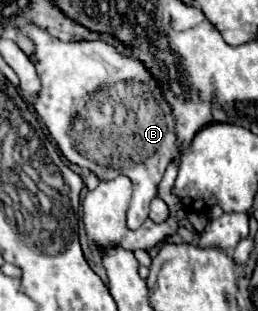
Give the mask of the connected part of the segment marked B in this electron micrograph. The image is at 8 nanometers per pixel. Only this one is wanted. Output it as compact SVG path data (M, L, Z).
M36 25L28 27L28 37L34 43L34 61L36 61L34 67L40 79L40 91L36 93L34 99L36 113L42 117L52 139L58 143L62 155L70 163L94 171L102 181L126 175L134 183L134 193L128 207L128 227L138 229L148 219L150 201L158 195L158 181L162 177L162 171L180 153L176 149L174 115L168 103L164 101L158 83L138 59L116 53L108 43L100 39L82 43L64 43L52 37L48 31L38 29Z

